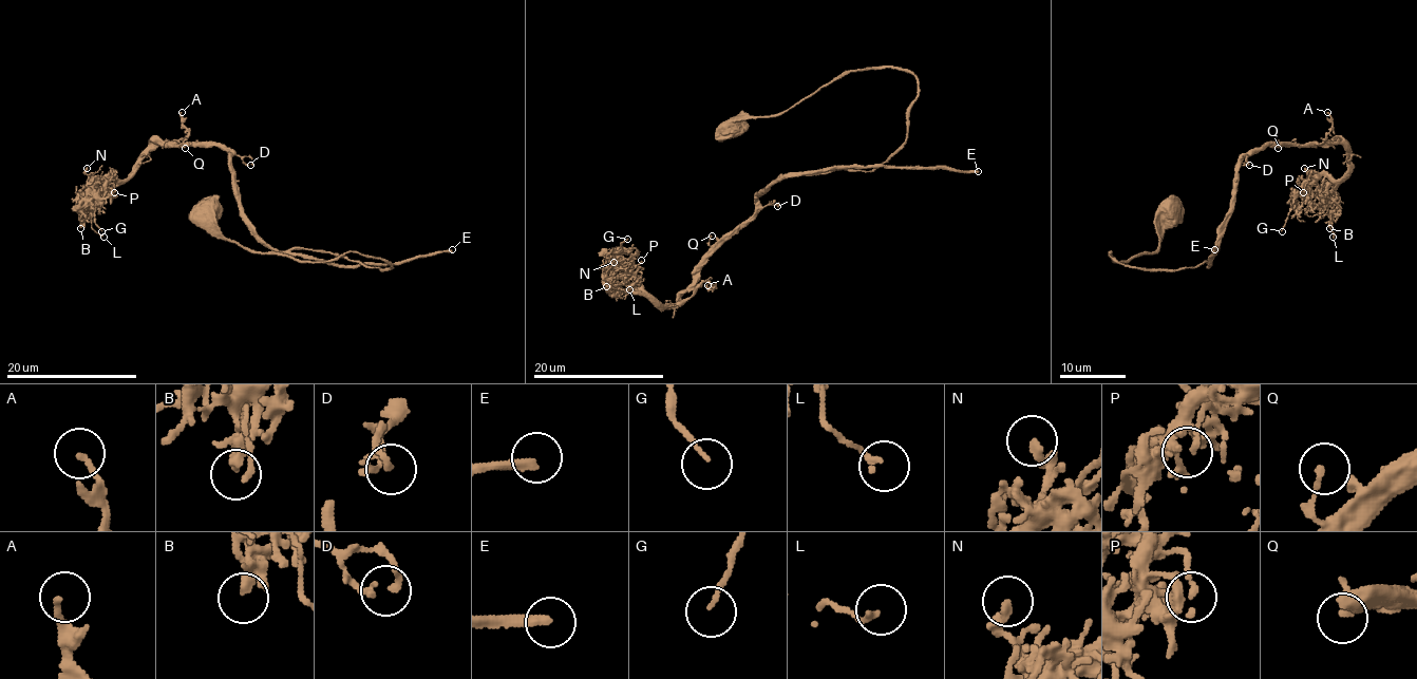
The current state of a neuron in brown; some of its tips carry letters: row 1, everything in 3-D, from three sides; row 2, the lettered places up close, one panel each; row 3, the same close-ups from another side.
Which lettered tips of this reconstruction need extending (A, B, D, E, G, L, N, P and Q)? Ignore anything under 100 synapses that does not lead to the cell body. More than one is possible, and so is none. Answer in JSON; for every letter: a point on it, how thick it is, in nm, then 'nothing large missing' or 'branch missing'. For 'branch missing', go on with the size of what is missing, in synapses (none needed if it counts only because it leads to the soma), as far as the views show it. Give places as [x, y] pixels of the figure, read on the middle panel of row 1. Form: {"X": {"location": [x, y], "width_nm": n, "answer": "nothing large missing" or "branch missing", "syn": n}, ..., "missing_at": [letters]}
{"A": {"location": [707, 285], "width_nm": 160, "answer": "nothing large missing"}, "B": {"location": [606, 286], "width_nm": 220, "answer": "nothing large missing"}, "D": {"location": [777, 206], "width_nm": 180, "answer": "nothing large missing"}, "E": {"location": [978, 171], "width_nm": 280, "answer": "branch missing", "syn": 130}, "G": {"location": [627, 239], "width_nm": 110, "answer": "nothing large missing"}, "L": {"location": [629, 289], "width_nm": 170, "answer": "nothing large missing"}, "N": {"location": [613, 262], "width_nm": 240, "answer": "nothing large missing"}, "P": {"location": [641, 260], "width_nm": 150, "answer": "nothing large missing"}, "Q": {"location": [712, 236], "width_nm": 170, "answer": "nothing large missing"}, "missing_at": ["E"]}

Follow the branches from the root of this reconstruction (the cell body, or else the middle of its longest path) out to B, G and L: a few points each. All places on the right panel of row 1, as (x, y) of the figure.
B: (1170, 213), (1155, 251), (1113, 259), (1209, 261), (1244, 156), (1340, 143), (1347, 171), (1329, 228)
G: (1170, 213), (1155, 251), (1113, 259), (1209, 261), (1244, 156), (1340, 143), (1347, 171), (1306, 183), (1282, 231)
L: (1170, 213), (1155, 251), (1113, 259), (1209, 261), (1244, 156), (1340, 143), (1333, 237)

